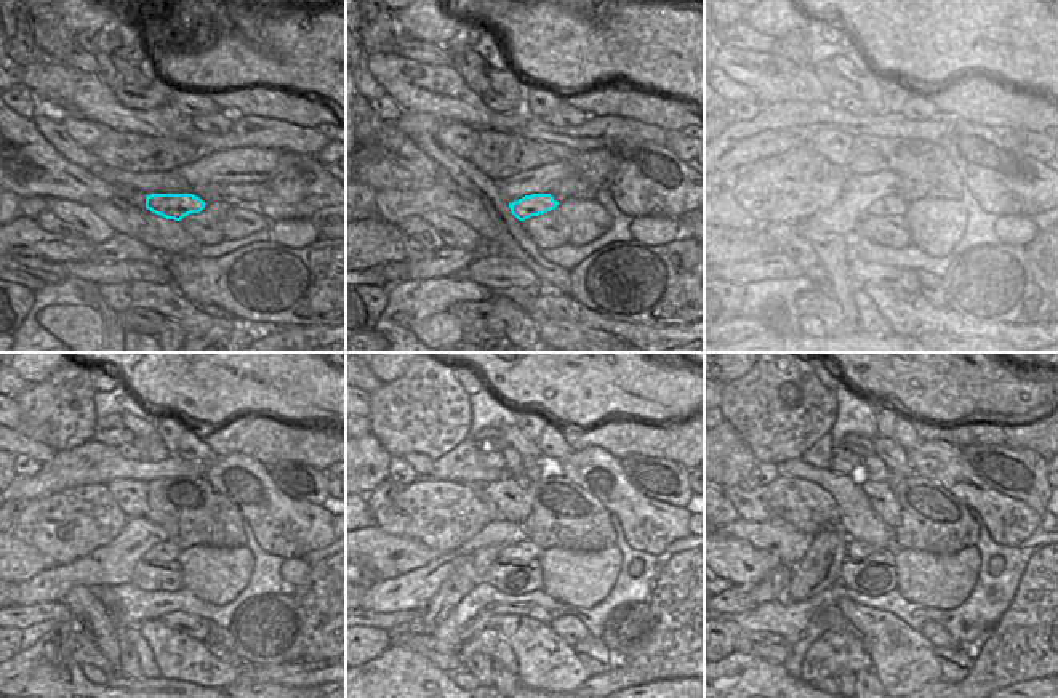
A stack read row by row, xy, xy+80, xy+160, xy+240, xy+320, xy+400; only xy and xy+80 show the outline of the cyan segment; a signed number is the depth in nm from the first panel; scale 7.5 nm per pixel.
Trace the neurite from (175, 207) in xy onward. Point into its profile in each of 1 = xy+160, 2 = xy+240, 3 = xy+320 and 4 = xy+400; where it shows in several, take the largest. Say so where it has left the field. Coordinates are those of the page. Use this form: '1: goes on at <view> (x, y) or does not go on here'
1: goes on at xy+160 (887, 205)
2: goes on at xy+240 (165, 551)
3: goes on at xy+320 (520, 553)
4: goes on at xy+400 (855, 549)

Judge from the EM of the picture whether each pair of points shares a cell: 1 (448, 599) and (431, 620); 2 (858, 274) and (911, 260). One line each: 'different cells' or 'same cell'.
1: same cell
2: different cells

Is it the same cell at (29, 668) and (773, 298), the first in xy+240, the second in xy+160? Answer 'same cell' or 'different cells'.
different cells

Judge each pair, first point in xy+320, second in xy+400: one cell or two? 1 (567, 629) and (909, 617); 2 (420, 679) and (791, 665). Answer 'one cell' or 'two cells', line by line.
1: two cells
2: two cells

